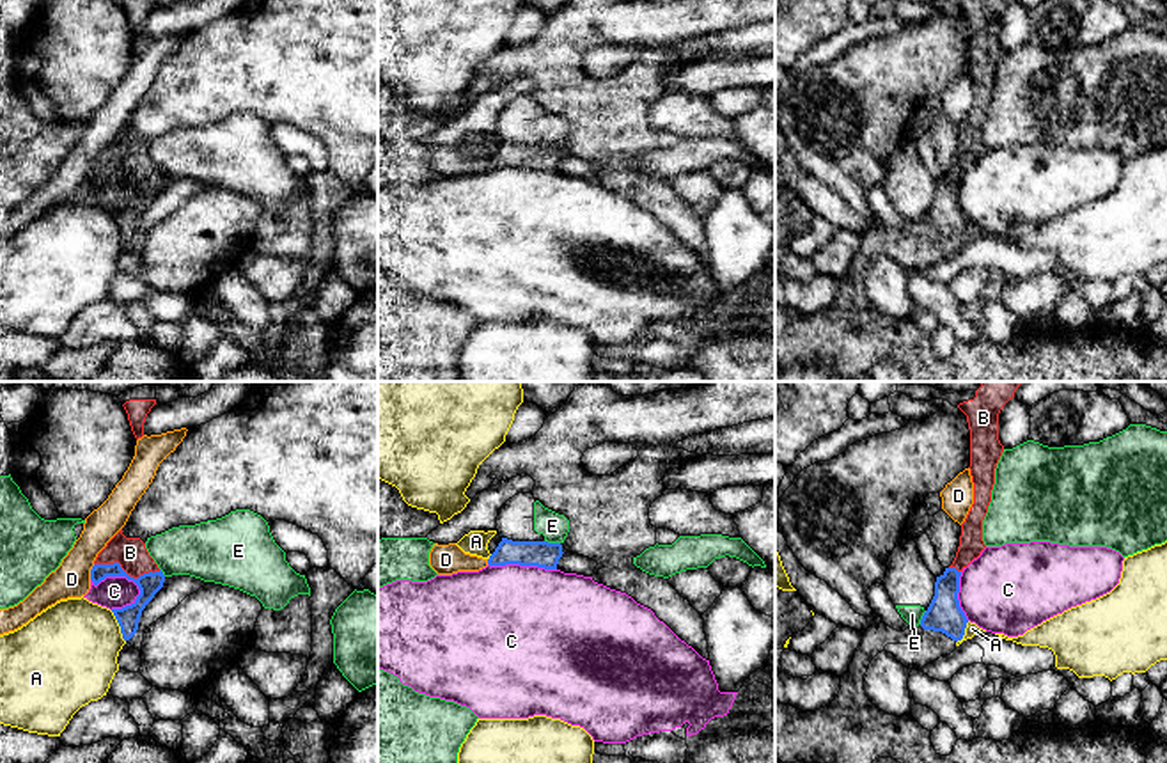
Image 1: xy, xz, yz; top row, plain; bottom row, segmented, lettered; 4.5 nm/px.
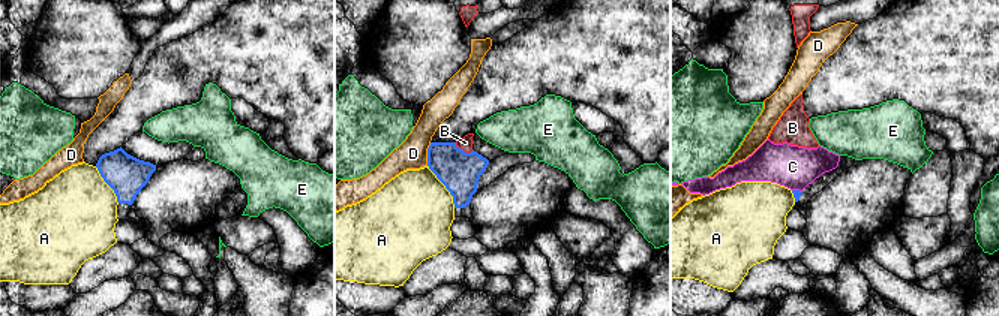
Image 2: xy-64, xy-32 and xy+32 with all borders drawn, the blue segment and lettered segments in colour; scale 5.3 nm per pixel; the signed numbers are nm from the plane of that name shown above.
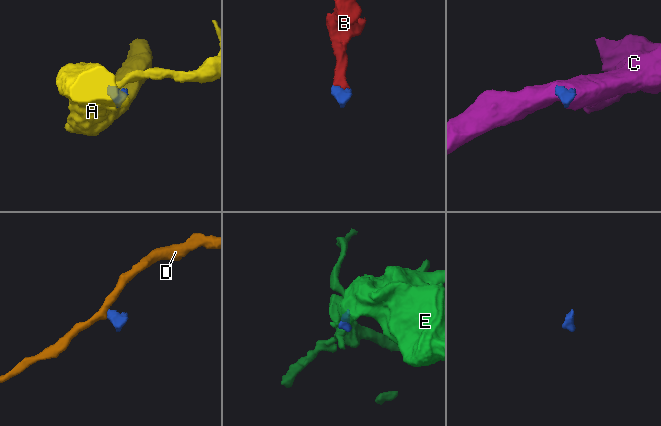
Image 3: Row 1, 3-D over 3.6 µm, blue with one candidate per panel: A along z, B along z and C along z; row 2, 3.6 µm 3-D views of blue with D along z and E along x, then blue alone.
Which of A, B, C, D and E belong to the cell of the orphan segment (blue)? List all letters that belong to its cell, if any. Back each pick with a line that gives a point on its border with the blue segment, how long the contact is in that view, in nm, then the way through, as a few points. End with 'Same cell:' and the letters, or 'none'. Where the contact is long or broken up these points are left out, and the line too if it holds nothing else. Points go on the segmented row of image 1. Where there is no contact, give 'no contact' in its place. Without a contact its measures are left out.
B: contact xy (126, 574); length 300 nm; way xy (149, 584), (142, 577), (126, 574), (130, 552)
Same cell: B

